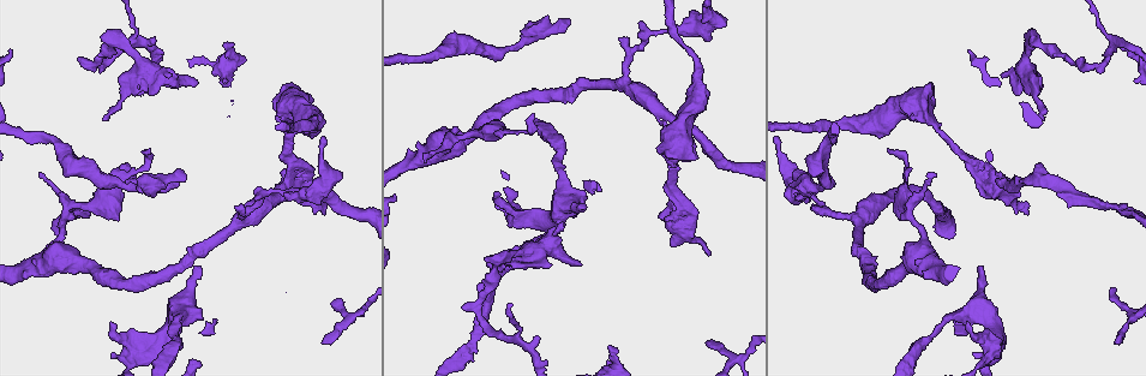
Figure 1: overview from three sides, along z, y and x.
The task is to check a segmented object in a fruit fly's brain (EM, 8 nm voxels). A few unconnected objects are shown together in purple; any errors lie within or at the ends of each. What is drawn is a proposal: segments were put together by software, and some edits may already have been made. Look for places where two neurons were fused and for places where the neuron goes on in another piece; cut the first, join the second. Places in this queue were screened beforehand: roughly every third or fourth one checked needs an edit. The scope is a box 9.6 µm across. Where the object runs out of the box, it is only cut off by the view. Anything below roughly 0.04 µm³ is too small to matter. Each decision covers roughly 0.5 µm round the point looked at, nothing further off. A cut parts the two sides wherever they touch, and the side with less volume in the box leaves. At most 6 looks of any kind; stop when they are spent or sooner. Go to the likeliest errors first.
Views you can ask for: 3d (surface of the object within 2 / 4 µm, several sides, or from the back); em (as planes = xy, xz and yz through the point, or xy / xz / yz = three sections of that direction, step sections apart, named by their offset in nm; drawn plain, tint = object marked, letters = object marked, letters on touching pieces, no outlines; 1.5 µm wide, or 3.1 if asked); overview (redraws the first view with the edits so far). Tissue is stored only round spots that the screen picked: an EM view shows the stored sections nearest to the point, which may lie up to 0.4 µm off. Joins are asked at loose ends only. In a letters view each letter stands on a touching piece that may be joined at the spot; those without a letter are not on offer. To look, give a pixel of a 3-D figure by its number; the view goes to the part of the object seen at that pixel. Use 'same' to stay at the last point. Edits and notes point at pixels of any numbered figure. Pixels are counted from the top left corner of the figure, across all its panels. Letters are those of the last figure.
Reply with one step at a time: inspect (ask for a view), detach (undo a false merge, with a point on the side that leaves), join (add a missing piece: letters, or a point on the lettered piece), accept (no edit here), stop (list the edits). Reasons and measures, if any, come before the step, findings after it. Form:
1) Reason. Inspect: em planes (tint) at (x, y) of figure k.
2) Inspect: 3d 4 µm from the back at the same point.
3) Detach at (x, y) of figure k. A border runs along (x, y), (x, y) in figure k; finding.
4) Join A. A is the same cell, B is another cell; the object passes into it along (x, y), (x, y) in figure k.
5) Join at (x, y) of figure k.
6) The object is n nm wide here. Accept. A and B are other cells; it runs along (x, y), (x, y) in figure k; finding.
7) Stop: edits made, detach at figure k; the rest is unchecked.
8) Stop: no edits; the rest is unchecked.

End of a long branch. Inspect: 3d 4 µm at (561, 224) of figure 1.

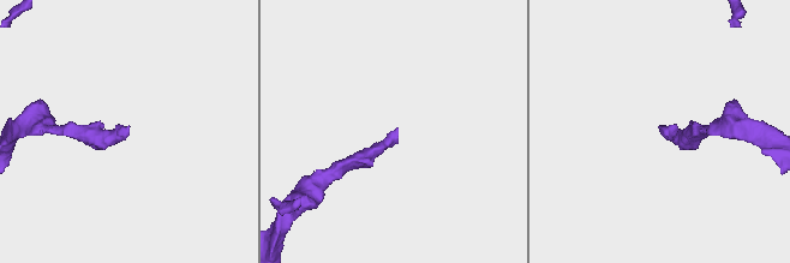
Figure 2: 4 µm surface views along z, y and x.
Inspect: em planes (letters) at (129, 126) of figure 2.

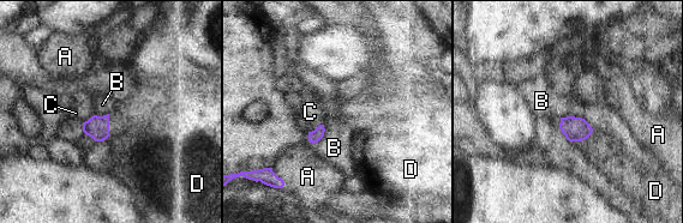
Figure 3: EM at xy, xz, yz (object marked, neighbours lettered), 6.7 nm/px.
Accept. A, B, C and D are other cells; no lettered piece goes on from it.

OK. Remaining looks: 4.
An open end. Inspect: em yz step 4 (tint) at (323, 211) of figure 1.

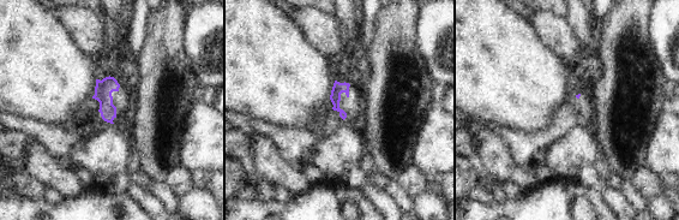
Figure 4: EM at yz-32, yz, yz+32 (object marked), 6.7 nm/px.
Cut it another way. Inspect: em xz step 8 (letters) at the same point.

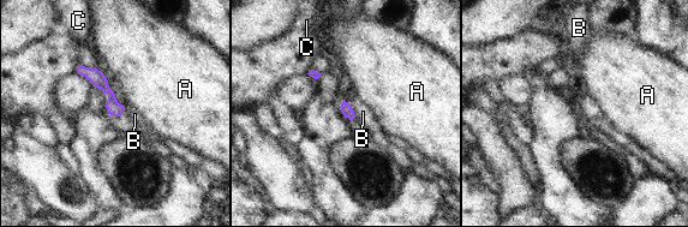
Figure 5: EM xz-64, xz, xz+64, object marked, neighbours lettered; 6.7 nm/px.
The longest contact is with B, 110 nm. Accept. A, B and C are other cells; it runs along (81, 69), (111, 94), (118, 112) in figure 5; no lettered piece goes on from it.

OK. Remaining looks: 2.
Tapers out. Inspect: em planes (tint) at (42, 175) of figure 1.

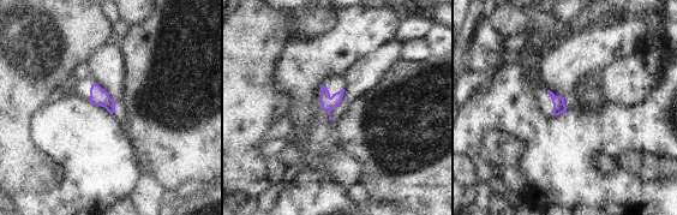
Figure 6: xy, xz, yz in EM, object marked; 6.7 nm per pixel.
See the neighbours. Inspect: em planes (letters) at the same point.

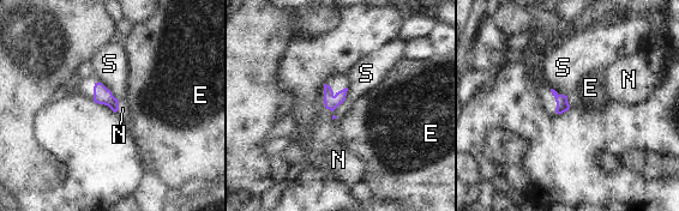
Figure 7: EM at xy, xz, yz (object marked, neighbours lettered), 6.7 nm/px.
Join N. N is the same cell, E and S are other cells; the object passes into it along (331, 102), (338, 104), (341, 109) in figure 7; it goes on there.

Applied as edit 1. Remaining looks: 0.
Stop: edits made, join at figure 7; the rest is unchecked.

